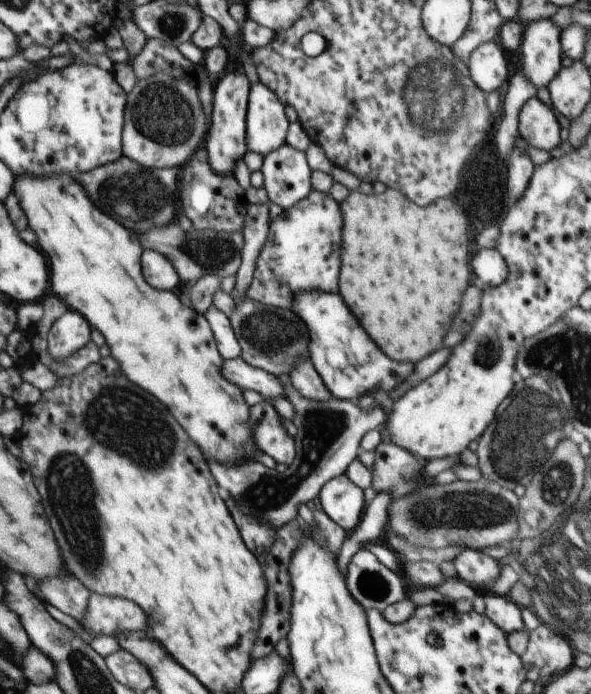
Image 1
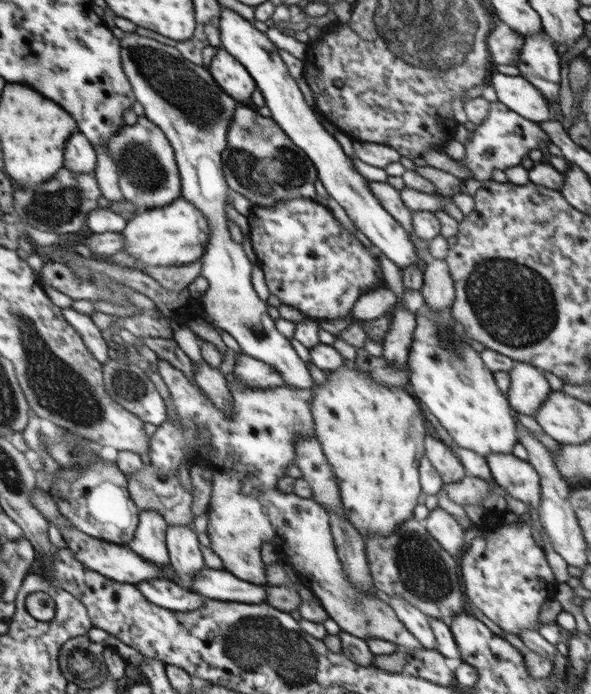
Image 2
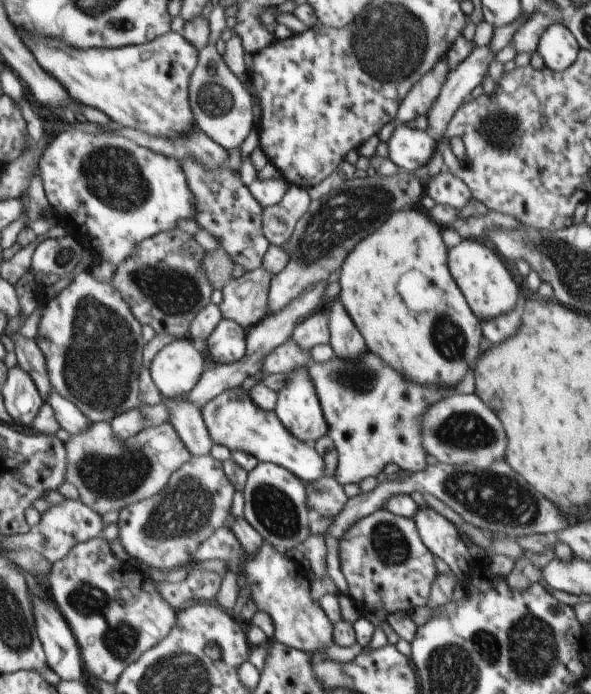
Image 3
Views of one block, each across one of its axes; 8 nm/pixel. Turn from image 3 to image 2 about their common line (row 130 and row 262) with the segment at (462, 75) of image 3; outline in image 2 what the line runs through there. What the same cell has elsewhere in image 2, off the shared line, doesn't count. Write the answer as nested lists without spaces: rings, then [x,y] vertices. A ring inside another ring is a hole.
[[[432,259],[425,265],[423,285],[419,291],[425,304],[436,312],[442,312],[453,305],[455,286],[445,260]]]

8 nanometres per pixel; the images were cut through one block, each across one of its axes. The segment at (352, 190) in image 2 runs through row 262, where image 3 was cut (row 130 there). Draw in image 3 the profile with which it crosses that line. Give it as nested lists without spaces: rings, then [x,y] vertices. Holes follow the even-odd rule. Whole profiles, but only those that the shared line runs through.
[[[399,124],[387,140],[388,158],[412,174],[416,169],[426,166],[437,152],[437,139],[426,131]]]

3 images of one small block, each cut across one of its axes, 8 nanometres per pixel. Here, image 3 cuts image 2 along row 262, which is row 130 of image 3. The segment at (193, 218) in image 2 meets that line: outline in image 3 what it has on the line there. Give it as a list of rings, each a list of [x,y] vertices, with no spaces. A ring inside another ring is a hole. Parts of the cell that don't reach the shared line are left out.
[[[31,27],[16,28],[23,43],[36,57],[38,64],[51,74],[69,96],[84,106],[97,108],[107,114],[115,126],[135,128],[156,136],[179,137],[196,128],[194,111],[190,103],[190,80],[198,64],[199,51],[182,34],[171,32],[141,45],[128,45],[113,49],[82,50],[70,46],[62,39],[35,37]]]

